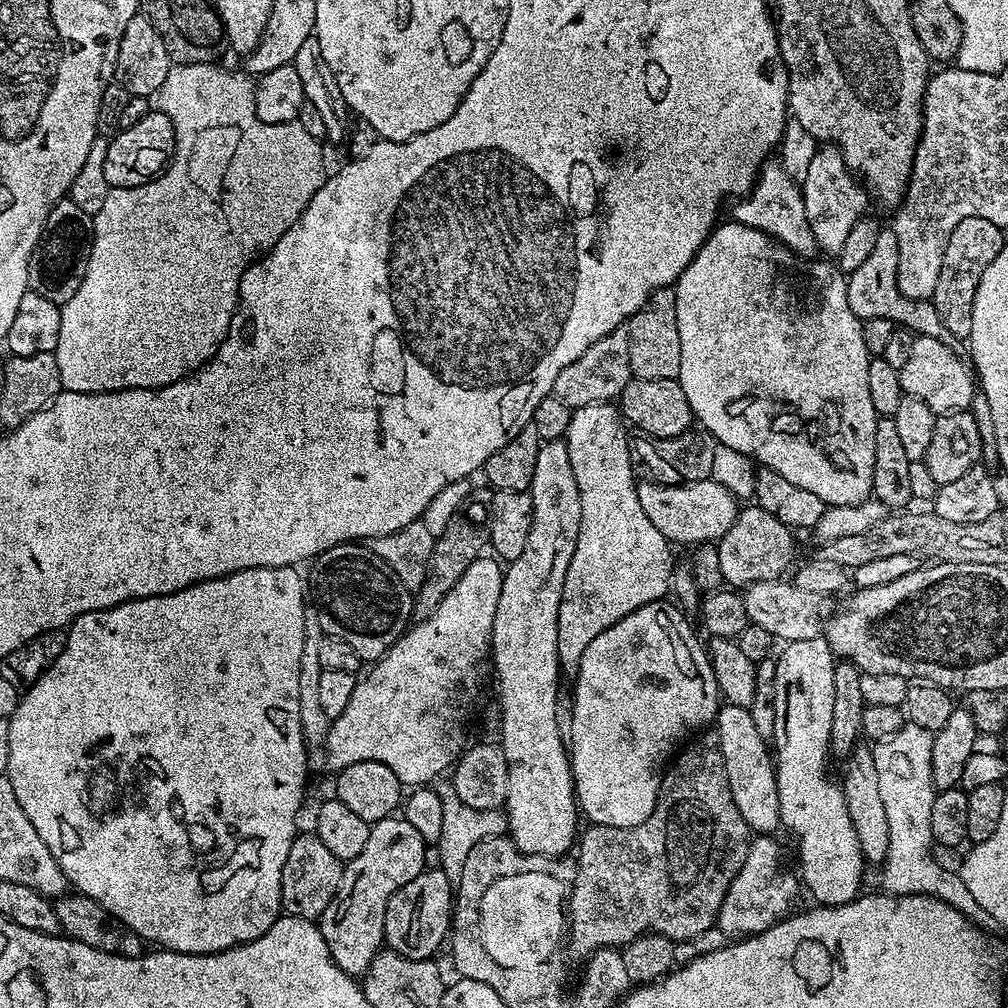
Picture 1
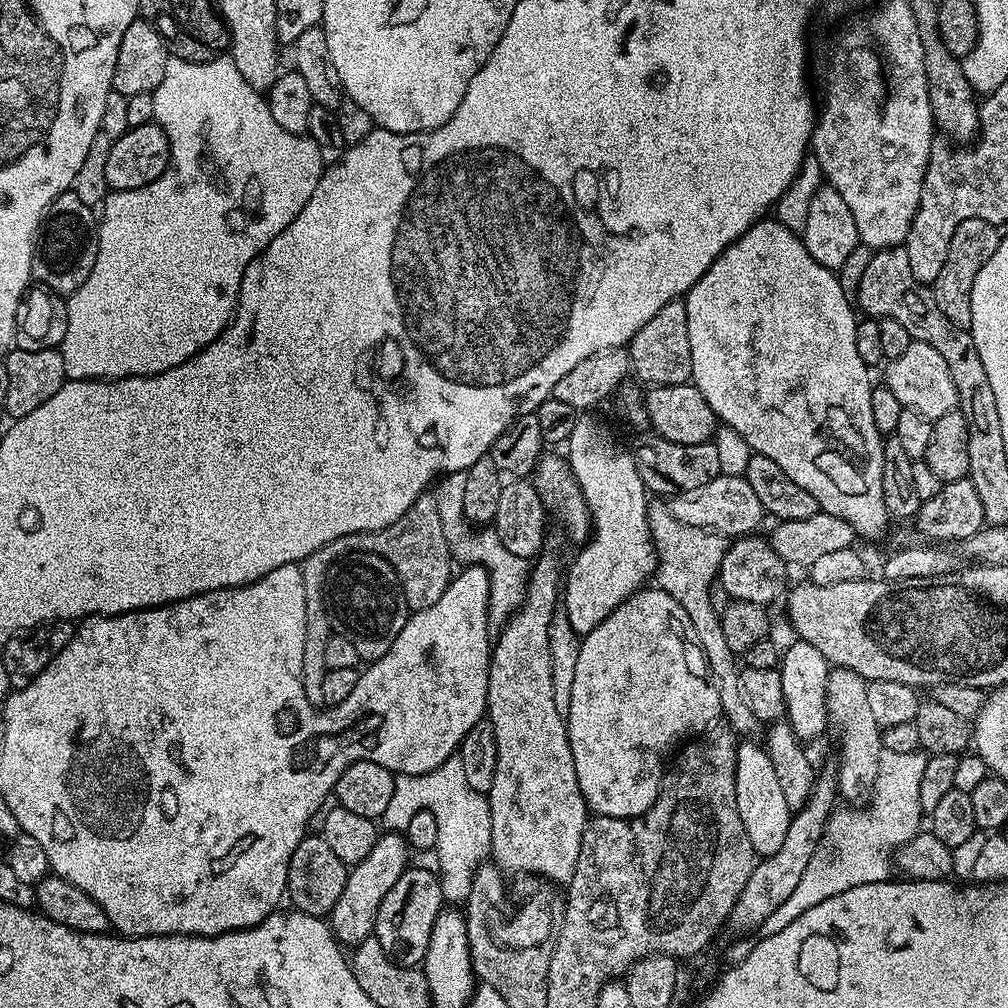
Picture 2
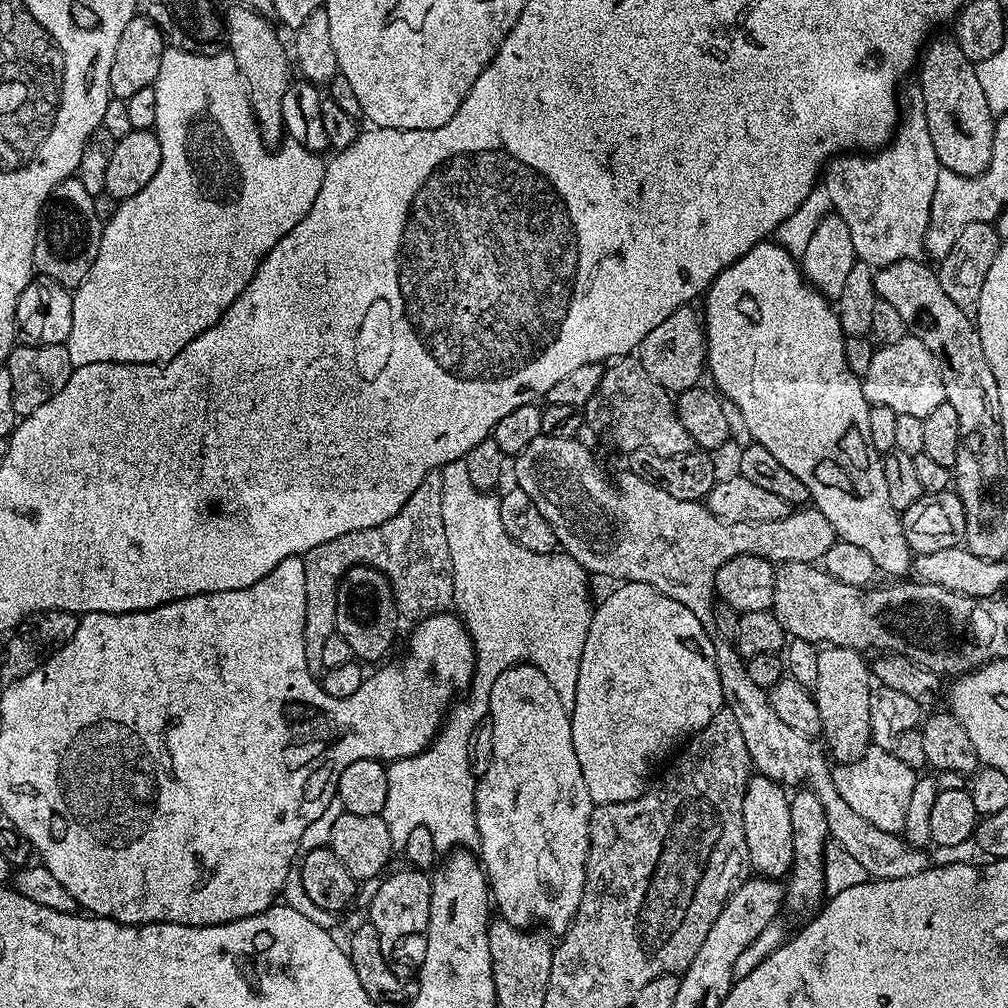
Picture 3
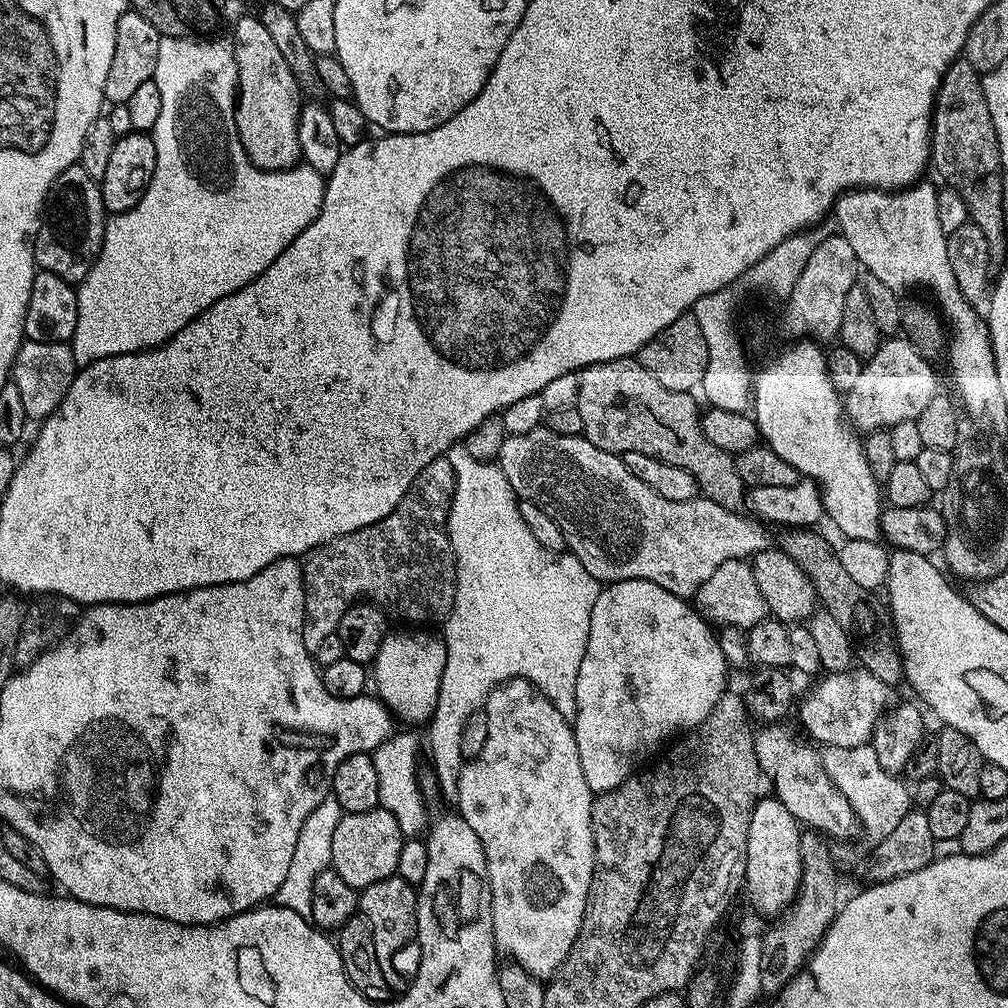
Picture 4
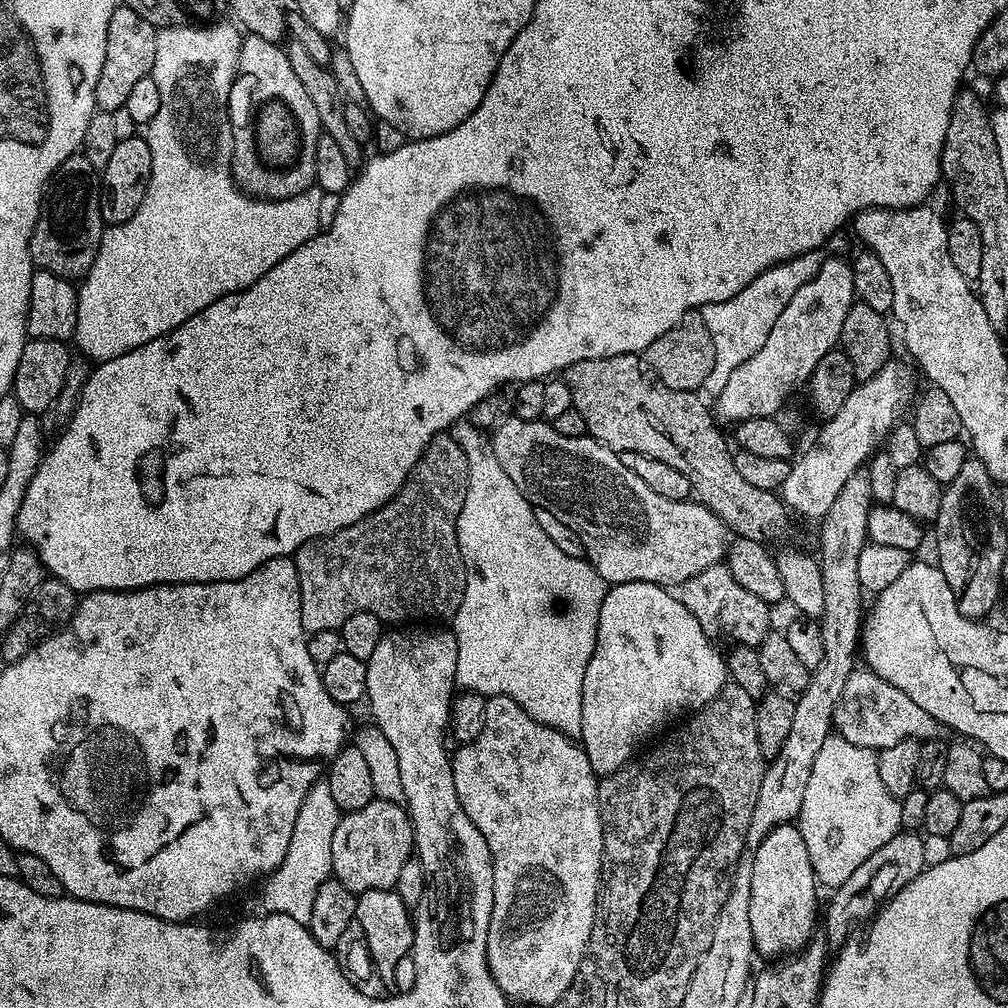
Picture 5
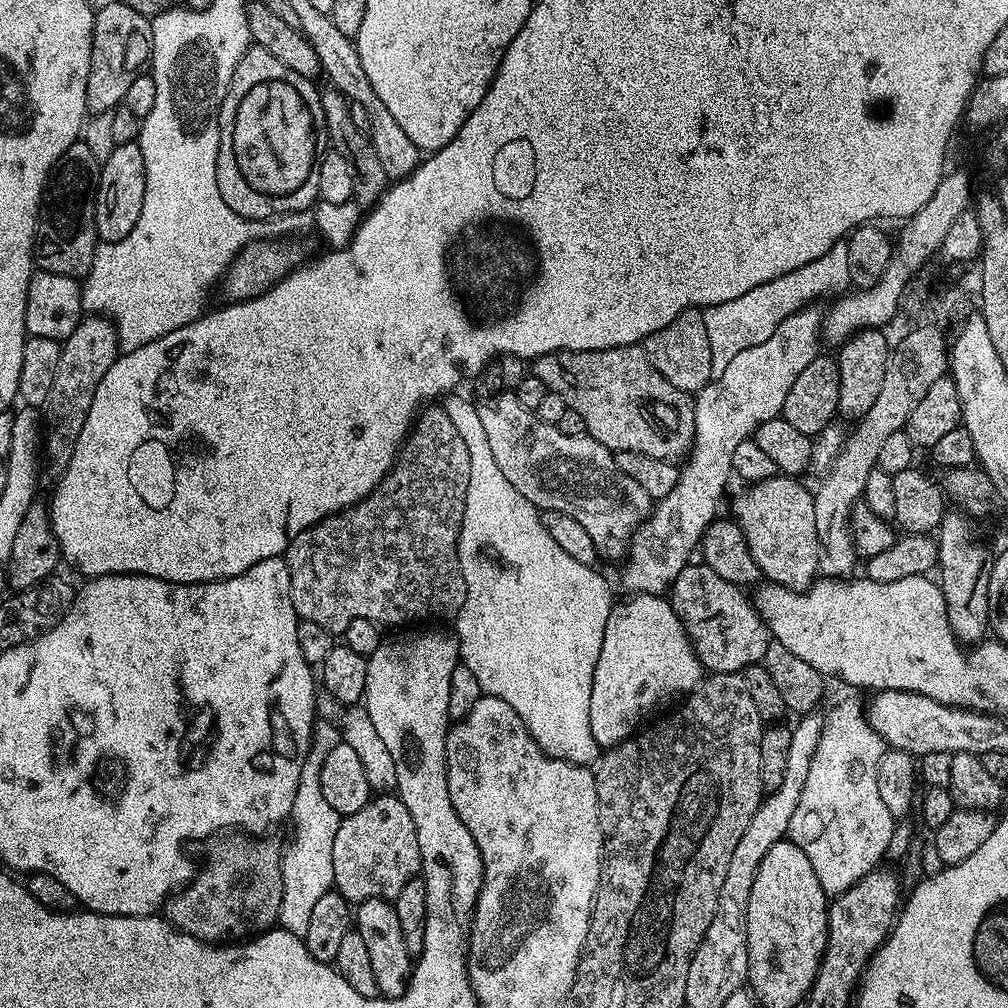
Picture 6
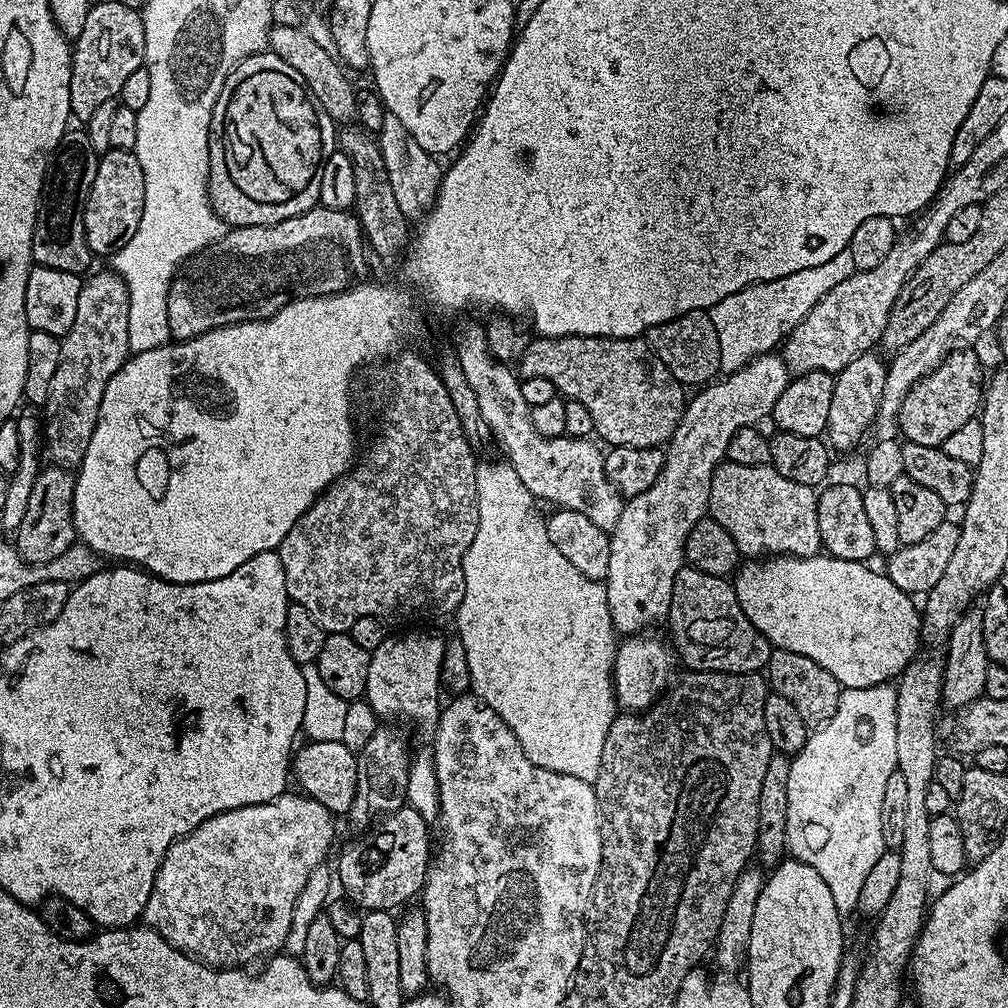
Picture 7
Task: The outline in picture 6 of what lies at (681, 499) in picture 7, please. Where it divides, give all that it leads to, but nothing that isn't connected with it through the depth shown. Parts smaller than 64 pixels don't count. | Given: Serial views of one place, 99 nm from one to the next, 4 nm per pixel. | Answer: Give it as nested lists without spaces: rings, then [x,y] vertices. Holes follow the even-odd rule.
[[[816,306],[799,308],[783,320],[778,330],[774,330],[774,334],[766,338],[766,342],[758,342],[758,346],[750,346],[742,350],[742,354],[734,354],[734,358],[730,358],[730,366],[726,366],[722,374],[713,376],[705,388],[695,393],[692,446],[686,459],[679,465],[680,477],[678,482],[674,482],[674,490],[670,490],[670,494],[666,494],[661,500],[655,501],[651,514],[643,520],[628,544],[628,554],[622,561],[624,569],[620,572],[620,584],[625,588],[625,593],[658,596],[671,589],[678,574],[682,574],[682,570],[699,549],[704,531],[717,519],[716,500],[723,498],[728,479],[733,479],[732,463],[738,442],[755,437],[756,428],[762,426],[762,422],[770,422],[783,413],[790,386],[794,386],[798,374],[802,374],[802,370],[806,370],[810,362],[814,362],[814,358],[821,351],[820,344],[822,345],[821,309],[816,309]]]

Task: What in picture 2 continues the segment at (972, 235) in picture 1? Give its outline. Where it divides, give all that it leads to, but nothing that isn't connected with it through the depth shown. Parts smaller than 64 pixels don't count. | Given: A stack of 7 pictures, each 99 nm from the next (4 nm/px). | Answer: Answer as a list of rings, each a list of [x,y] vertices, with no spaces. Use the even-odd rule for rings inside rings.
[[[970,218],[959,224],[954,230],[954,238],[950,238],[950,250],[946,254],[946,262],[942,262],[942,270],[936,275],[934,291],[942,314],[946,314],[946,318],[950,318],[950,322],[959,328],[971,329],[970,298],[974,290],[974,278],[978,278],[978,270],[990,262],[990,254],[998,250],[1001,235],[1001,229],[991,220]]]

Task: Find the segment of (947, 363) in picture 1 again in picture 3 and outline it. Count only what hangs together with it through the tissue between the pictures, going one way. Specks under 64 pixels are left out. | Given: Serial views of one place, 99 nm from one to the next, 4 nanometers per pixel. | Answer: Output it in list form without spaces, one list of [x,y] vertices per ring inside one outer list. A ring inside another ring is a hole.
[[[911,334],[894,344],[877,347],[872,353],[869,369],[862,378],[862,383],[869,405],[888,404],[897,416],[914,414],[914,418],[924,420],[926,414],[946,403],[946,386],[942,386],[940,364],[922,340]]]

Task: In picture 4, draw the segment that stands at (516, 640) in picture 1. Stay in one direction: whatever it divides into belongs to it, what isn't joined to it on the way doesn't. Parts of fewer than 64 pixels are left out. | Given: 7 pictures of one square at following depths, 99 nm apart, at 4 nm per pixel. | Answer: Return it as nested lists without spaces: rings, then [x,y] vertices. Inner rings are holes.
[[[507,680],[505,684],[497,684],[496,689],[488,695],[482,705],[486,718],[486,742],[482,742],[482,750],[474,759],[467,761],[458,774],[458,782],[454,799],[458,807],[458,815],[478,834],[482,842],[482,850],[488,867],[488,881],[492,895],[492,943],[497,953],[505,952],[509,961],[521,964],[532,976],[551,978],[559,973],[564,959],[570,954],[574,942],[578,938],[578,930],[582,926],[582,918],[586,914],[588,891],[592,885],[592,875],[596,873],[596,847],[592,841],[592,802],[594,794],[590,786],[586,786],[586,778],[582,774],[582,758],[578,758],[578,742],[569,717],[558,714],[552,703],[537,692],[529,680]]]

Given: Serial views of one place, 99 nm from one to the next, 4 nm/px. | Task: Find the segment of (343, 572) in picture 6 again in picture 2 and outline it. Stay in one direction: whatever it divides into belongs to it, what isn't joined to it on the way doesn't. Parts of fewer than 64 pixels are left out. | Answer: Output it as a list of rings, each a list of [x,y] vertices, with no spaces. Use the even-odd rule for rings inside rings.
[[[432,494],[419,496],[414,502],[414,506],[410,506],[410,510],[406,510],[406,514],[402,514],[402,518],[398,518],[398,522],[390,522],[390,526],[377,532],[355,532],[349,536],[343,536],[318,550],[314,550],[314,554],[306,557],[300,564],[302,586],[306,586],[306,630],[302,646],[302,686],[306,690],[306,698],[310,698],[310,702],[317,706],[324,704],[322,678],[326,678],[328,673],[326,662],[322,659],[326,638],[330,635],[330,616],[326,611],[326,577],[328,569],[332,567],[337,558],[353,552],[373,552],[386,558],[386,562],[390,562],[390,566],[396,571],[396,577],[400,579],[400,585],[404,591],[404,601],[408,603],[412,612],[426,610],[426,606],[434,606],[434,602],[438,602],[438,598],[442,598],[448,581],[454,575],[454,561],[448,550],[448,540],[442,534],[442,520],[438,518],[438,502],[435,495]]]

